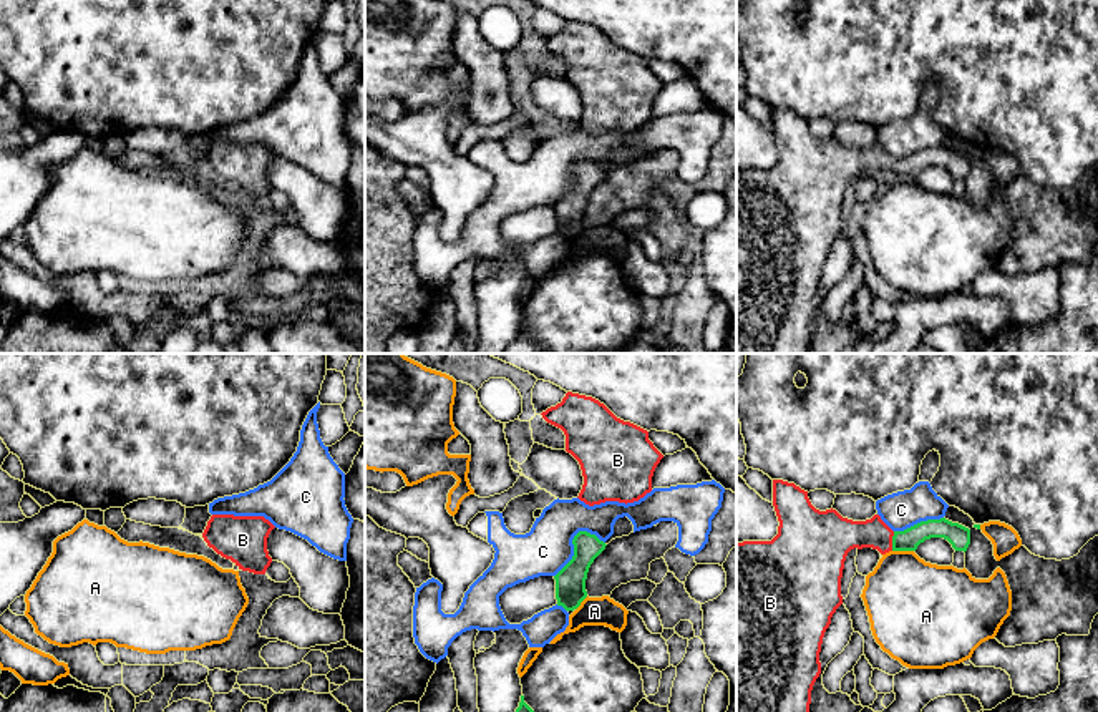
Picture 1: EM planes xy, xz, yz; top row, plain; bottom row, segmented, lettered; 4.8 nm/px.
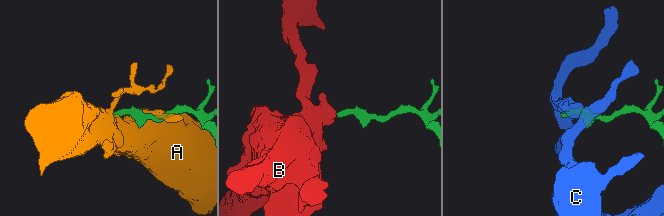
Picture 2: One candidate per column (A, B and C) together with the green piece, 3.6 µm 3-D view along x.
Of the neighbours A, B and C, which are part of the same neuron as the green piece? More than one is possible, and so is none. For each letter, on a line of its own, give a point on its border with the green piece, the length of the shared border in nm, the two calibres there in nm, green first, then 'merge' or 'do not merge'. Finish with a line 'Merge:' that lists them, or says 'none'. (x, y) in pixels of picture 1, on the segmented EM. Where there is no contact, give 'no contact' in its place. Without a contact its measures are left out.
A: yz (903, 550) | 100 nm | 110/420 nm | do not merge
B: yz (893, 541) | 100 nm | 110/160 nm | merge
C: xz (573, 541) | 300 nm | 140/240 nm | do not merge
Merge: B

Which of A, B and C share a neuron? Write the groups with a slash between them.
A / B / C

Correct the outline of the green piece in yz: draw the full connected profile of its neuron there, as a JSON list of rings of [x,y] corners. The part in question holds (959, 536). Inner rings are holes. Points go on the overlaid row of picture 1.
[[[773,480],[773,506],[780,521],[771,541],[736,543],[736,712],[809,712],[811,690],[821,674],[819,652],[831,617],[843,604],[841,578],[851,549],[872,548],[916,551],[930,538],[947,539],[955,551],[967,551],[970,529],[945,518],[921,521],[904,531],[892,531],[879,514],[866,521],[843,518],[836,510],[816,510],[808,491],[794,483]]]

